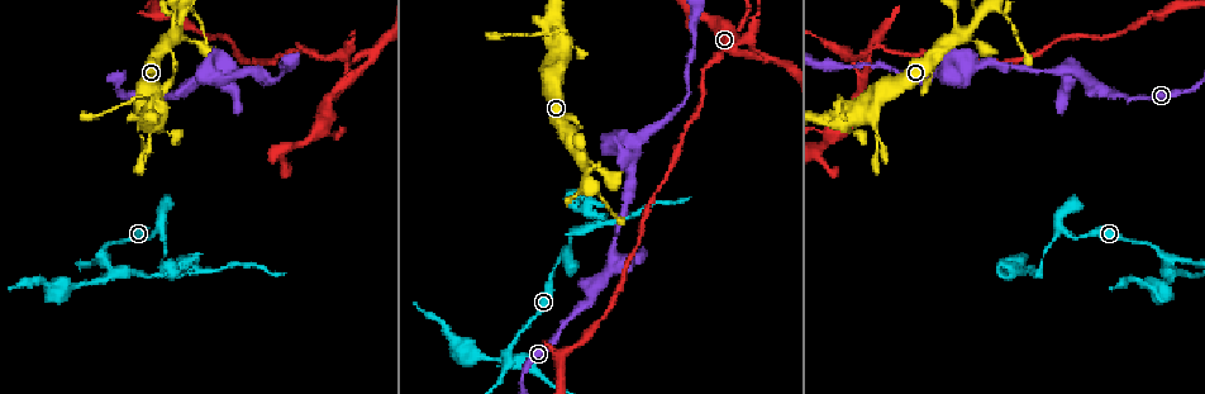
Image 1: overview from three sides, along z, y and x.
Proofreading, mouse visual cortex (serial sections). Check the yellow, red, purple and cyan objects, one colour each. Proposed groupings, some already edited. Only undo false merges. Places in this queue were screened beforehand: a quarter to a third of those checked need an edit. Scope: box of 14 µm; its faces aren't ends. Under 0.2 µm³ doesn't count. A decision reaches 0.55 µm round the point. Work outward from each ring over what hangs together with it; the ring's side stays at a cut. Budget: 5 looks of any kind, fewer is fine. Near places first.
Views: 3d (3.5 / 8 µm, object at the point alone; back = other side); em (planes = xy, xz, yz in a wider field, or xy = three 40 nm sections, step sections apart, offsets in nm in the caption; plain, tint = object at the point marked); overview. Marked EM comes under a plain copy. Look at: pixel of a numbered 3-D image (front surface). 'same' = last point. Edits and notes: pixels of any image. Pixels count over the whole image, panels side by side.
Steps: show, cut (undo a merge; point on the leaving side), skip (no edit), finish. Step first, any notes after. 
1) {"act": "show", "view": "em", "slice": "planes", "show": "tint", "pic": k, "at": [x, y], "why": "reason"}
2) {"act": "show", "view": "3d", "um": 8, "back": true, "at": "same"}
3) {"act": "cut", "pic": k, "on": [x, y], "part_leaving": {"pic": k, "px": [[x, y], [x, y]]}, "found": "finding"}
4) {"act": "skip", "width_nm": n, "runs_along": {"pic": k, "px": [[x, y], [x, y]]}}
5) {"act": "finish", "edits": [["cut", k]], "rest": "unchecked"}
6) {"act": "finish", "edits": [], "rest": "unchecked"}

{"act": "show", "view": "3d", "um": 3.5, "pic": 1, "at": [866, 77], "why": "side arm on a straight run"}

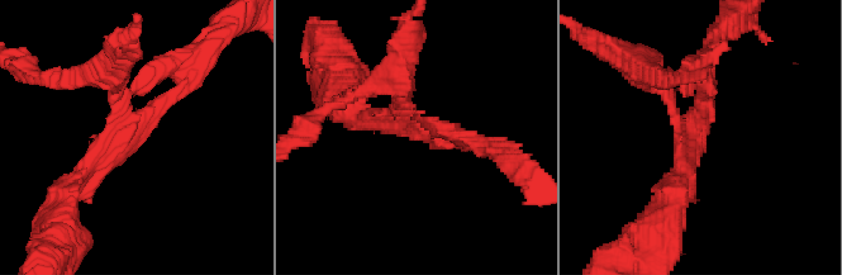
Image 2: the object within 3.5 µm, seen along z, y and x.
{"act": "show", "view": "em", "slice": "planes", "show": "tint", "pic": 2, "at": [129, 138], "arms": 3, "arm_widths_nm": [200, 200, 250], "why": "now the EM"}

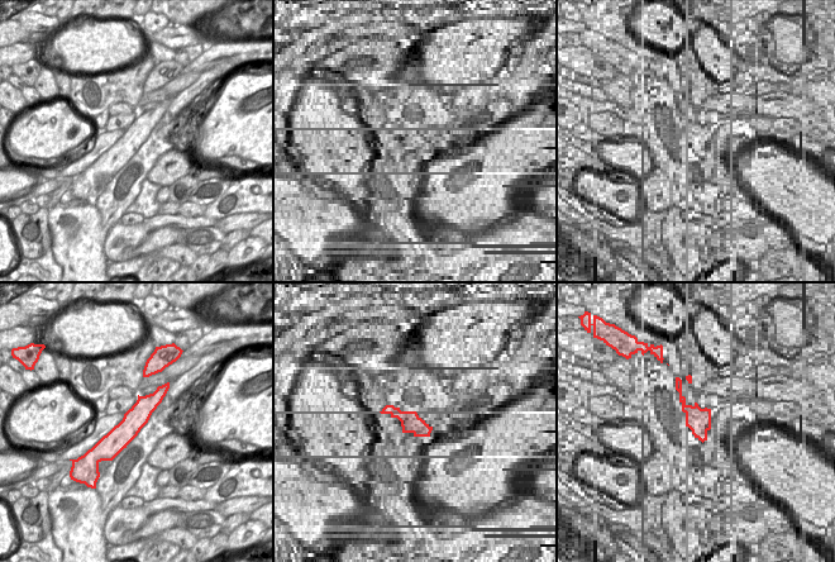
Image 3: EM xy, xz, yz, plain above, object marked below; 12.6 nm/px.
{"act": "skip", "runs_along": {"pic": 2, "px": [[62, 191], [129, 137], [109, 70]]}, "found": "continuous, no second cell"}

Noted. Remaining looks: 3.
{"act": "show", "view": "3d", "um": 3.5, "pic": 1, "at": [1042, 264], "why": "sharp bend"}

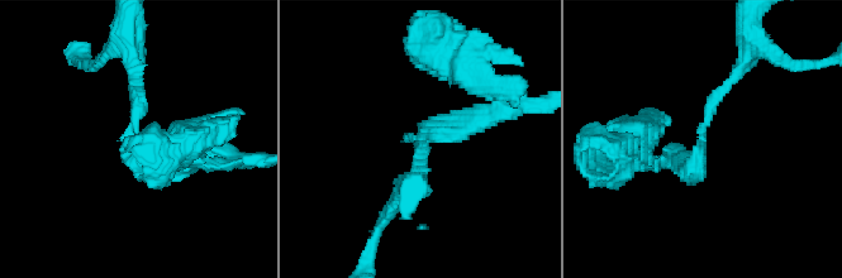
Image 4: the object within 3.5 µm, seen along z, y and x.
{"act": "show", "view": "em", "slice": "xy", "step": 1, "show": "tint", "pic": 4, "at": [700, 139], "arm_widths_nm": [150, 250], "why": "now the EM"}

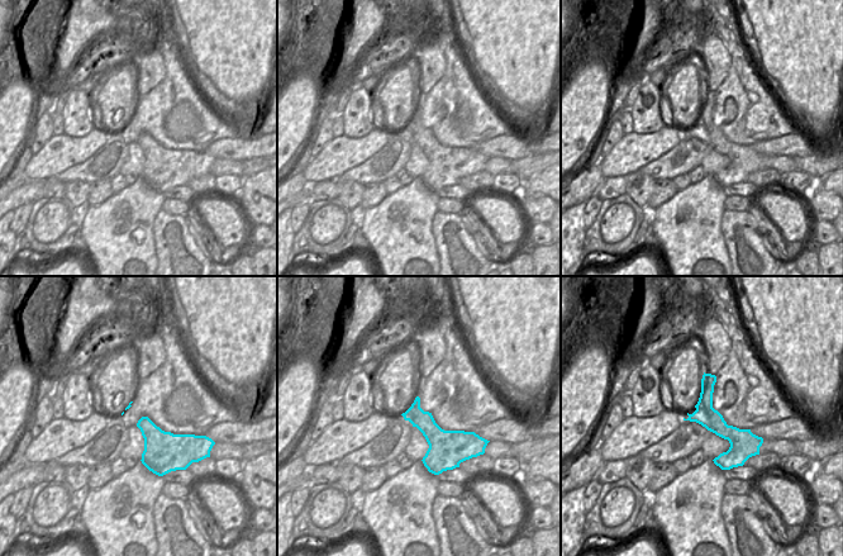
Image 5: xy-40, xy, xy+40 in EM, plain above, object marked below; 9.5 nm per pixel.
{"act": "show", "view": "em", "slice": "xy", "step": 5, "show": "tint", "at": "same"}

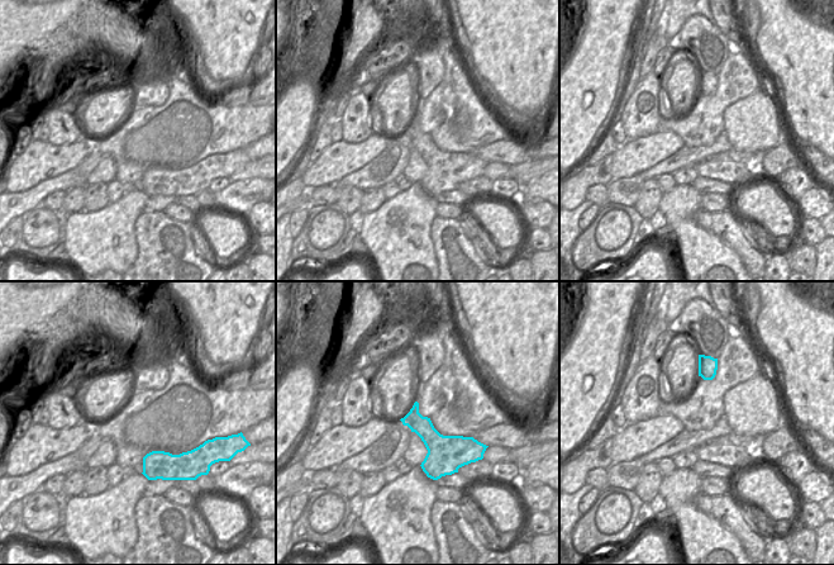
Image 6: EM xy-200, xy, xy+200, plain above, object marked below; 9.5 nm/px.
{"act": "skip", "found": "all the same cell"}

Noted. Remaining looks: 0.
{"act": "finish", "edits": [], "rest": "unchecked"}

